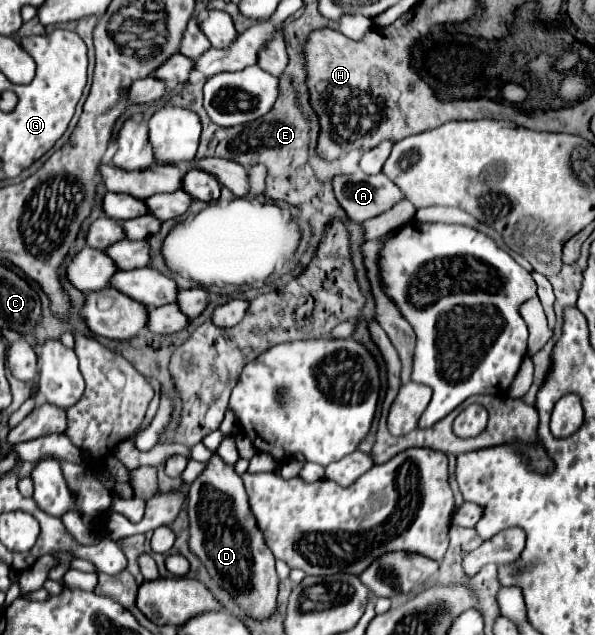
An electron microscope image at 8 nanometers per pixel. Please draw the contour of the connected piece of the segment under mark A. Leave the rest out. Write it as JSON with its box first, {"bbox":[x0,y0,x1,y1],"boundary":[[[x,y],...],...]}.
{"bbox":[333,172,405,222],"boundary":[[[355,172],[349,176],[335,176],[333,190],[347,216],[355,222],[371,220],[405,200],[405,194],[401,194],[397,184],[389,182],[385,174],[369,176]]]}

